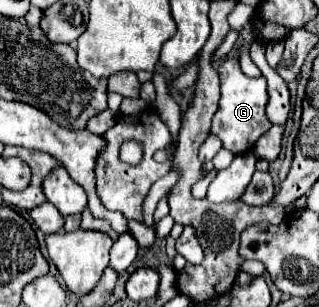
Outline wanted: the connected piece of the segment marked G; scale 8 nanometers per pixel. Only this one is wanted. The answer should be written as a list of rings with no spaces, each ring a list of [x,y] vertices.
[[[225,59],[219,65],[219,77],[221,77],[221,99],[219,99],[219,109],[213,115],[211,133],[217,135],[223,147],[233,155],[251,153],[257,139],[271,127],[271,121],[267,119],[267,113],[265,113],[265,107],[269,101],[267,81],[263,75],[255,79],[243,75],[237,59]]]

